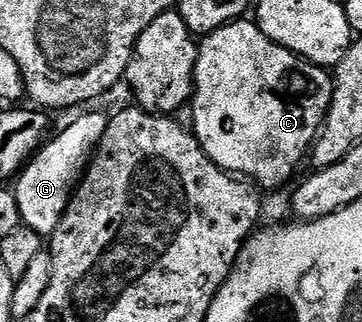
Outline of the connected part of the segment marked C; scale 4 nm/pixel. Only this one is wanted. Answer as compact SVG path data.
M251 20L231 22L228 26L217 28L206 35L198 47L193 91L193 133L201 148L222 170L254 180L264 191L285 185L294 176L295 169L305 162L323 129L323 122L331 109L332 75L324 67L300 58L269 40L269 36L265 36L265 32L261 32Z

